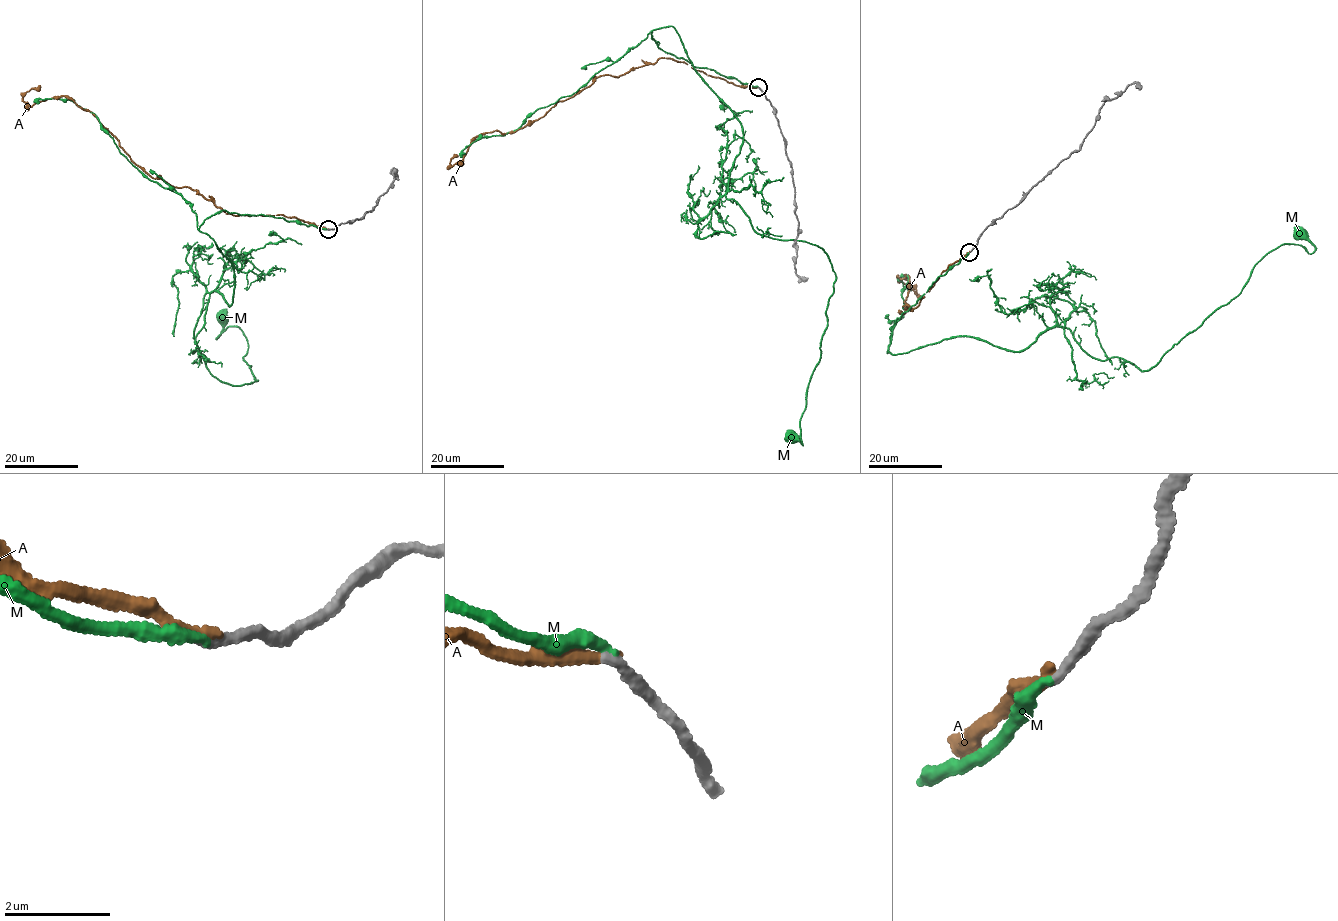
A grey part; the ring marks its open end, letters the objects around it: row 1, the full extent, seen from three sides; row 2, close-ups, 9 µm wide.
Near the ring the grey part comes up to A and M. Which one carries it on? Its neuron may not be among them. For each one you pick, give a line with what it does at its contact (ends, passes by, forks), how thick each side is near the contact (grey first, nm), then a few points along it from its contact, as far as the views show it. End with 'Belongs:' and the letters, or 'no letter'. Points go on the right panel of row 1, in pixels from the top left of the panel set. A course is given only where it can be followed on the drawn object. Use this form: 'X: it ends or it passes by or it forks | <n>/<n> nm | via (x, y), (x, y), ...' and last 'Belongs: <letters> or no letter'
M: it ends | 190/240 nm | via (969, 252), (888, 352), (965, 336), (1019, 352), (1056, 326), (1147, 370), (1262, 257), (1314, 251), (1299, 235)
Belongs: M

